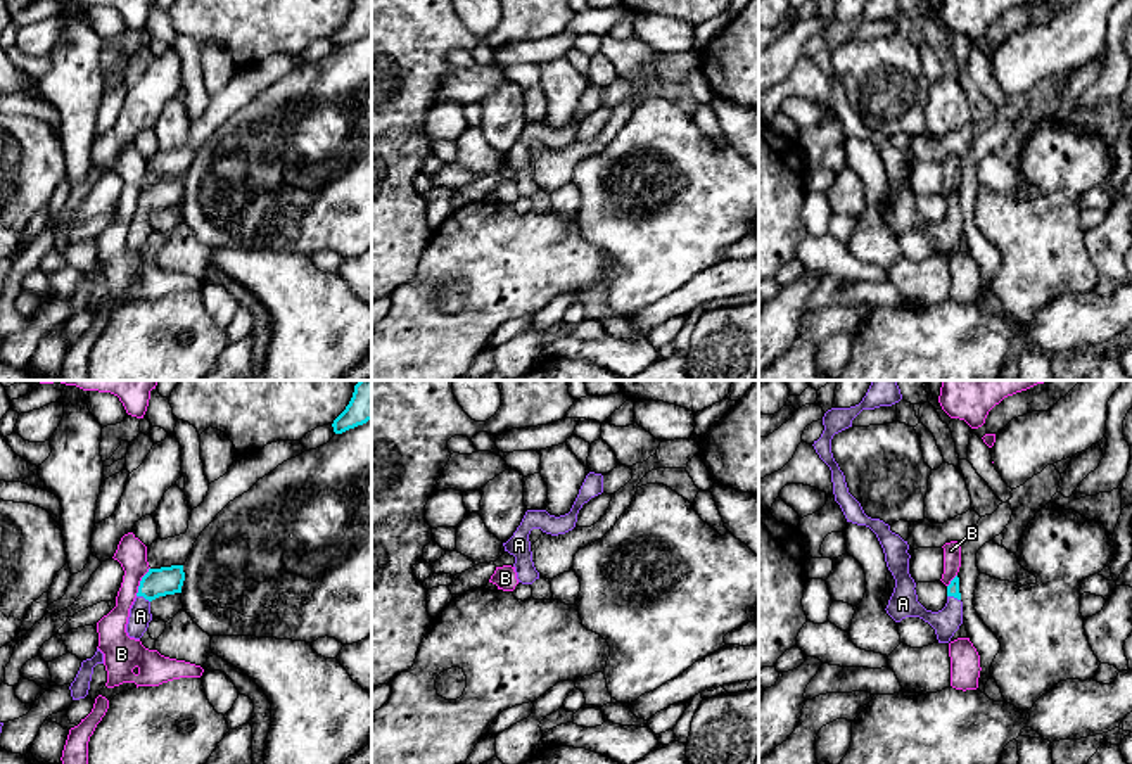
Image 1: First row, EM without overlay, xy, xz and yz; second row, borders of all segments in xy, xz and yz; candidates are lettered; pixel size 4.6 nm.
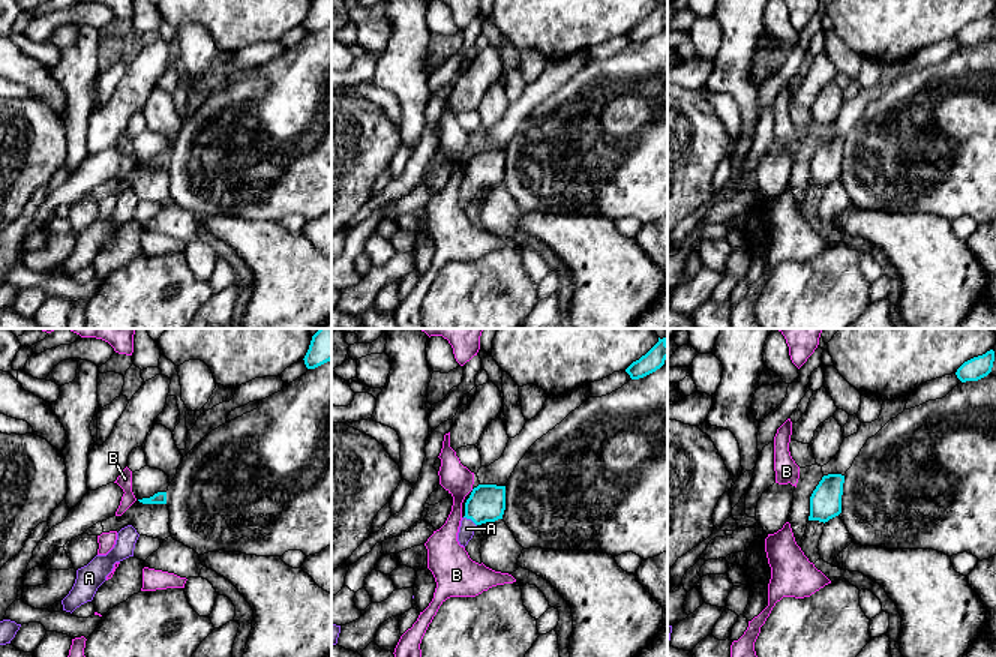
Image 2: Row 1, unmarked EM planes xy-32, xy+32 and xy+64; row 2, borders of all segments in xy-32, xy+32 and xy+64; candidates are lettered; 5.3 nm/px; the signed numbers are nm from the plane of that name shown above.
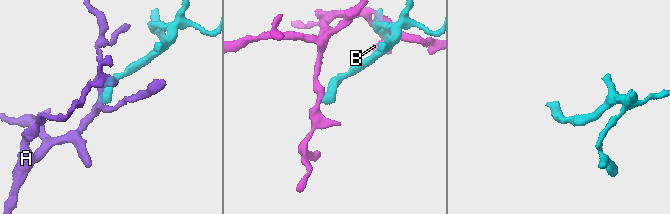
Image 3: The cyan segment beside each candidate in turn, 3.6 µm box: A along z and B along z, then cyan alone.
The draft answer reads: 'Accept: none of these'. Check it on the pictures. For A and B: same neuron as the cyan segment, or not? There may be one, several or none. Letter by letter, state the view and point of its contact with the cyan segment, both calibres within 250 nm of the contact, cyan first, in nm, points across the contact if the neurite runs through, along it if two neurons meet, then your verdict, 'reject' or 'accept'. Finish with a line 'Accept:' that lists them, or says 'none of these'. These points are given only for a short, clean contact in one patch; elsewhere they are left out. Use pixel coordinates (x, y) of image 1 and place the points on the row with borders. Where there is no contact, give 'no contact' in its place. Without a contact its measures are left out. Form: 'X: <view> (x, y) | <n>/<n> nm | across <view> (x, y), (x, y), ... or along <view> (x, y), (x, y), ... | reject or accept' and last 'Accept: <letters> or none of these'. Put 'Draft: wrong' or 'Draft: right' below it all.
A: xy (144, 597) | 130/100 nm | across xy (163, 581), (144, 597), (140, 616) | accept
B: xy (140, 581) | 130/140 nm | reject
Accept: A
Draft: wrong

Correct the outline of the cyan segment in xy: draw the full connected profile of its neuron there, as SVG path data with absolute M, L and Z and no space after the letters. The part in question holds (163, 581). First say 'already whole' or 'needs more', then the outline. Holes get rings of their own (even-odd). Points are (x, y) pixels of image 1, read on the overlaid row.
needs more | M183 565L149 569L140 581L137 598L130 608L126 624L130 638L140 640L147 631L149 622L152 621L150 602L159 596L181 593L183 581Z

